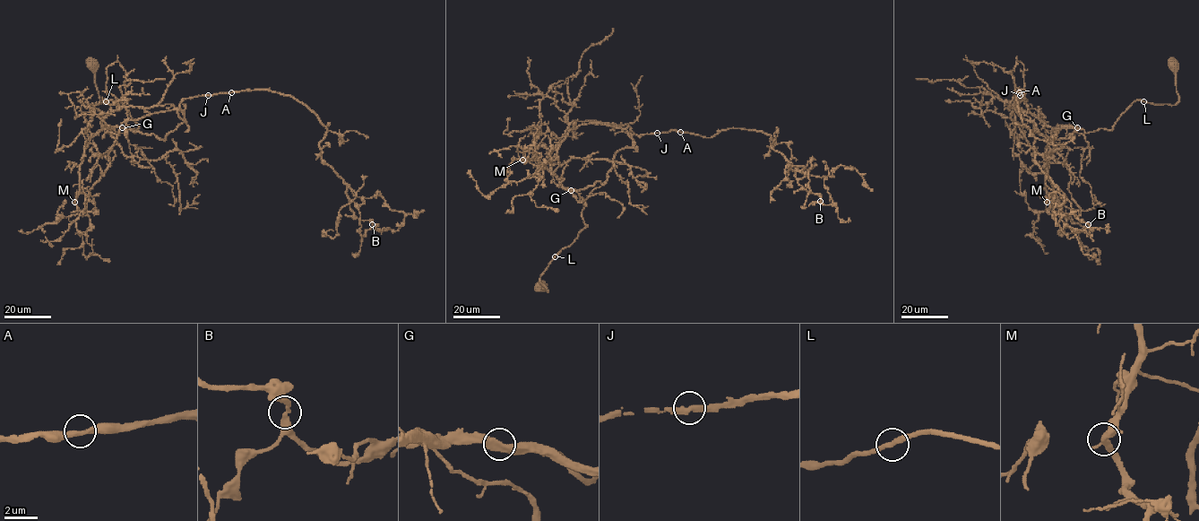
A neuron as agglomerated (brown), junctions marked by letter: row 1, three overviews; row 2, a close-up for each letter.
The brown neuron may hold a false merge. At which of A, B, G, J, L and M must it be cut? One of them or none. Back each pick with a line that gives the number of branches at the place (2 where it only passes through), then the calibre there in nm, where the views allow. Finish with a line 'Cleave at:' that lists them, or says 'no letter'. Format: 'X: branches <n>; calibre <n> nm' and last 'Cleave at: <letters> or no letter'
Cleave at: no letter

